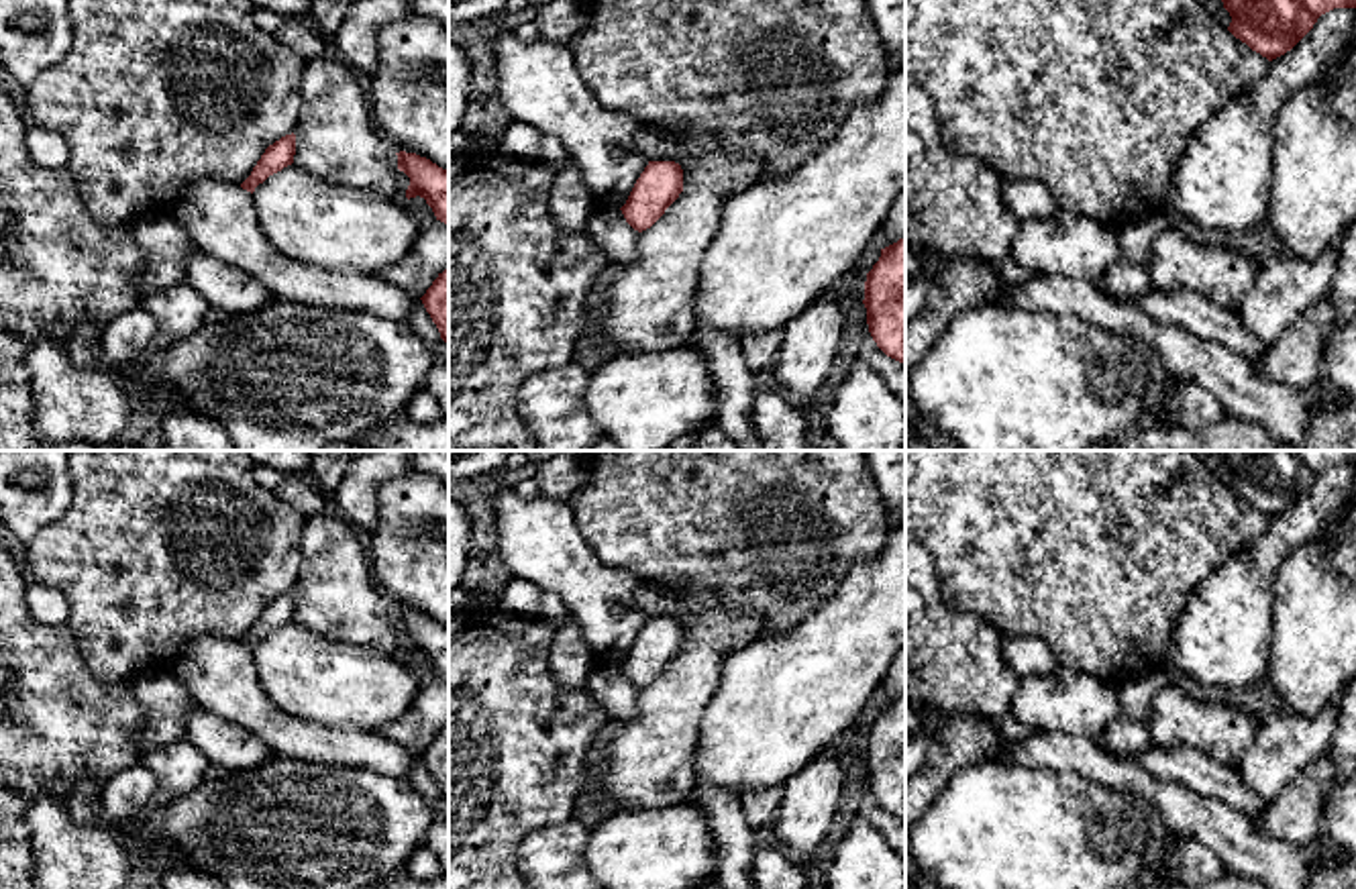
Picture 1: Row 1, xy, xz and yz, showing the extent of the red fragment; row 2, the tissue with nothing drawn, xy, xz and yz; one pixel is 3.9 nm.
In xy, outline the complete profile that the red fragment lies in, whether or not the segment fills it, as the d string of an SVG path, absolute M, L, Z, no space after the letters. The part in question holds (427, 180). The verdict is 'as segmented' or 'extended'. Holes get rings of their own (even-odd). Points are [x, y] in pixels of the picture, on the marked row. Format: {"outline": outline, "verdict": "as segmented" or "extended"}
{"outline": "M400 151L398 169L410 177L406 198L424 198L436 220L449 226L449 171L426 157Z", "verdict": "as segmented"}

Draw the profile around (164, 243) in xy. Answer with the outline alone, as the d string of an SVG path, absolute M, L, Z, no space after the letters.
M171 214L141 218L131 230L145 257L145 271L137 279L141 298L184 281L186 257L198 247Z

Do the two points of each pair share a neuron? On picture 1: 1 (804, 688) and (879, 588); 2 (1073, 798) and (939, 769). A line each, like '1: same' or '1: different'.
1: same
2: different

